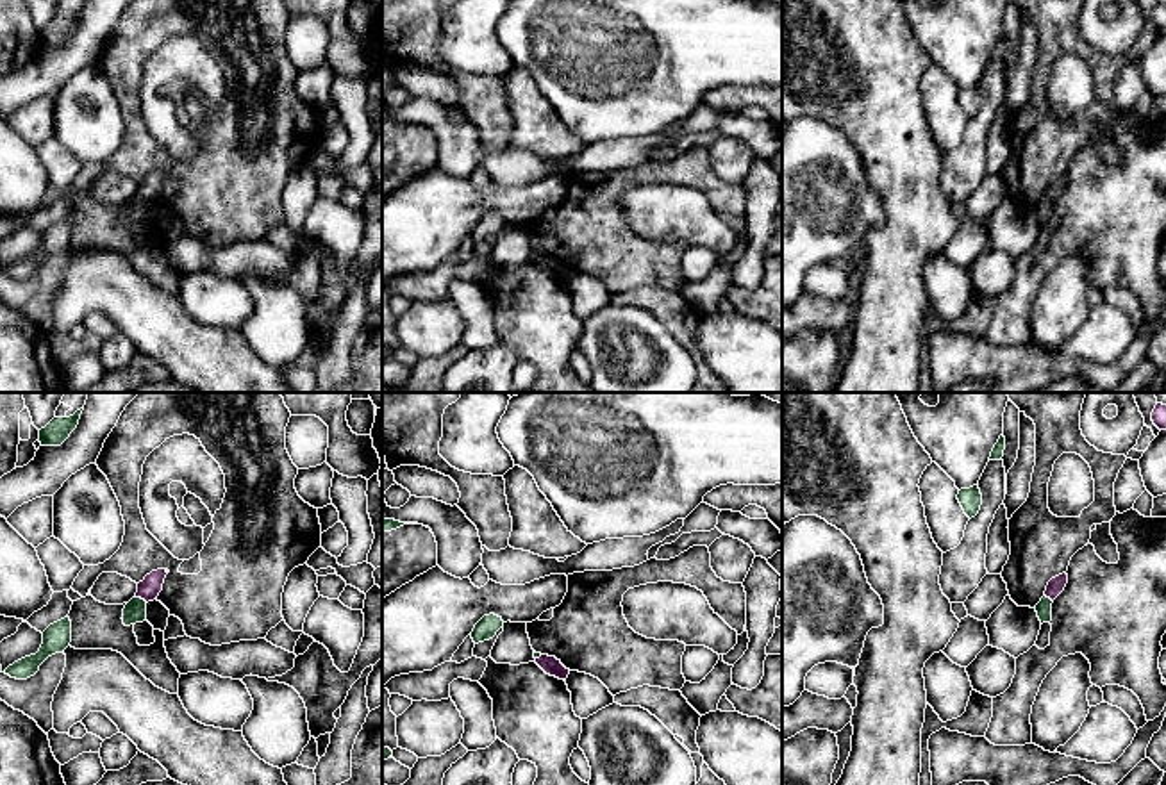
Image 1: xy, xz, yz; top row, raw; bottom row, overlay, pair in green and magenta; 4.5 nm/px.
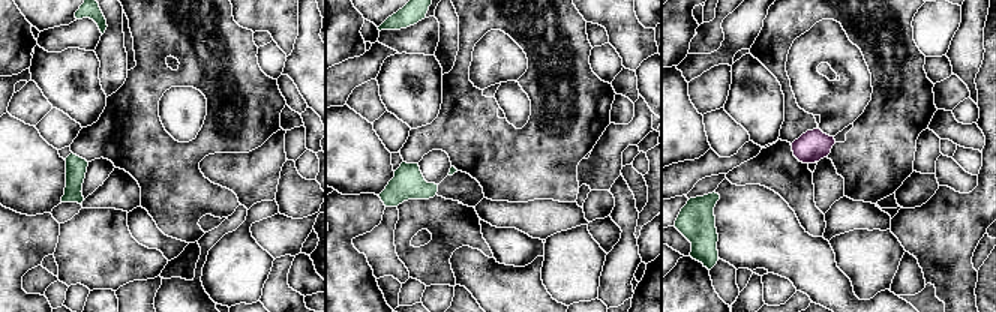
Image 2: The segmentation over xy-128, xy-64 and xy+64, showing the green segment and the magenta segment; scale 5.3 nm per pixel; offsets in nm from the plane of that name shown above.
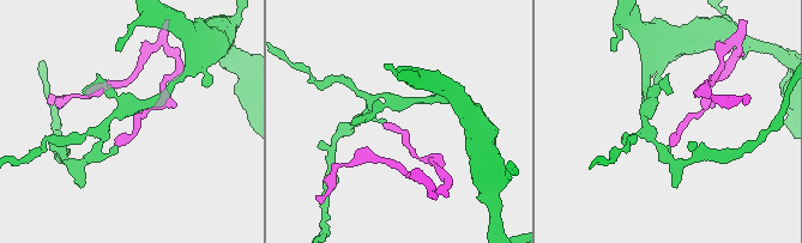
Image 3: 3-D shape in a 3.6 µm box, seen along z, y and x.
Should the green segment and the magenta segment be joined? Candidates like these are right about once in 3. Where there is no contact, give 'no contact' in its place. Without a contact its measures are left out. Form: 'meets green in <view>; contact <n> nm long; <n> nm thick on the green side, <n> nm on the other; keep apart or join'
meets green in xy; contact 60 nm long; 100 nm thick on the green side, 100 nm on the other; keep apart

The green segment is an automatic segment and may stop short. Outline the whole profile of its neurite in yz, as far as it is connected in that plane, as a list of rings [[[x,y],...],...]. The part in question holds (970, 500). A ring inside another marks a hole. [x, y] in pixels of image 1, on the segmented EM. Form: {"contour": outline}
{"contour": [[[979,483],[970,489],[961,489],[957,500],[964,510],[964,514],[971,519],[979,514],[982,505],[982,494]]]}

